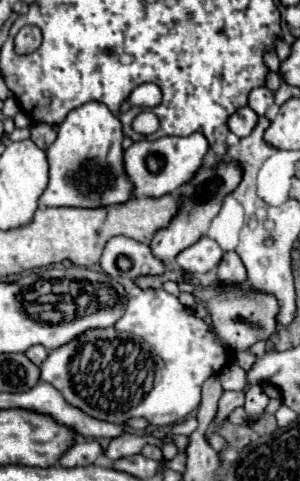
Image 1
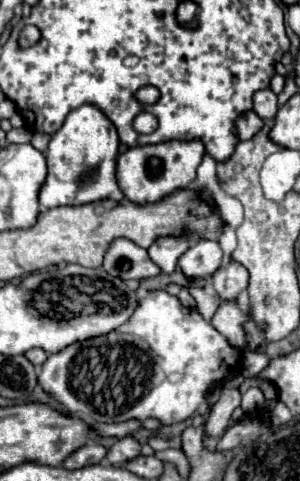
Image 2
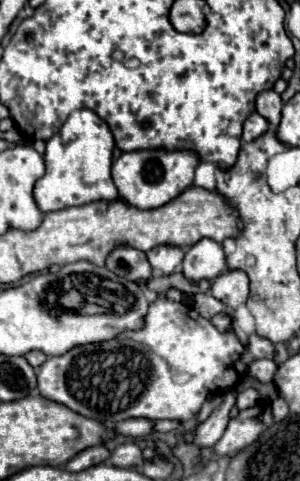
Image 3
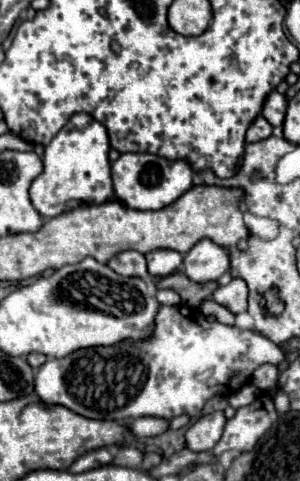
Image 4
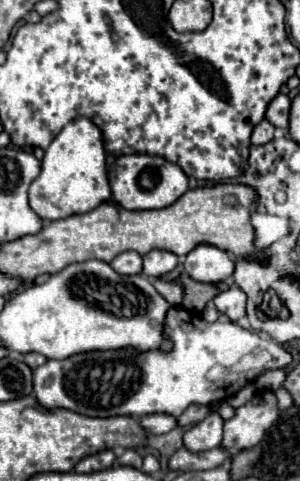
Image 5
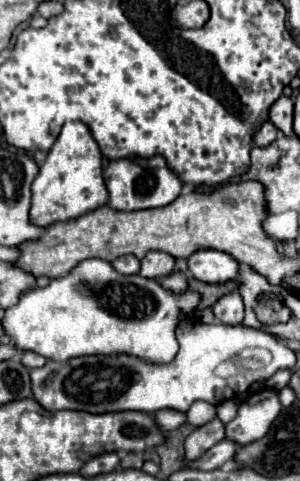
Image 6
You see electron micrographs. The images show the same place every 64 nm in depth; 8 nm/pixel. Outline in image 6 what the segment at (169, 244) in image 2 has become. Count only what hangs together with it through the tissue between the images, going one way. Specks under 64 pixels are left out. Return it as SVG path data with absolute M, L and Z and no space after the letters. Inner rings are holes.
M148 252L140 260L140 276L144 278L164 278L172 272L174 258L166 252Z

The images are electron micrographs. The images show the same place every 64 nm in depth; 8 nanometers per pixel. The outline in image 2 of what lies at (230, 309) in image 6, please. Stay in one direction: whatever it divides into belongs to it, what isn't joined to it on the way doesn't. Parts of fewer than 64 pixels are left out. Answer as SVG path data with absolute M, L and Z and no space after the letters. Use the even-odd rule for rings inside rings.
M224 262L224 266L212 276L212 286L220 300L234 302L240 292L248 288L248 270L236 262Z

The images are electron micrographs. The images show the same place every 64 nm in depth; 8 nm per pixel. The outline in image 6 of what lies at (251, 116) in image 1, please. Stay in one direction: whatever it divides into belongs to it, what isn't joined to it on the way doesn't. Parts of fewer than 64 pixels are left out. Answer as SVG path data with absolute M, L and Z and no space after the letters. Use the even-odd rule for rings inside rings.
M264 122L262 128L260 128L260 132L256 132L256 136L254 136L254 142L256 142L256 146L264 148L264 146L270 146L276 138L278 138L276 126L272 122Z

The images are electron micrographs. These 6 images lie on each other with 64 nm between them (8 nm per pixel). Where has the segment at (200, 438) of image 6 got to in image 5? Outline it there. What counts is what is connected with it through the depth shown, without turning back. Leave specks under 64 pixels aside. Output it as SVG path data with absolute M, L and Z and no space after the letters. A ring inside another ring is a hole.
M212 412L200 424L192 426L184 434L186 450L190 450L190 452L204 452L204 450L220 446L220 442L222 442L222 424L224 424L224 420L220 418L220 414Z

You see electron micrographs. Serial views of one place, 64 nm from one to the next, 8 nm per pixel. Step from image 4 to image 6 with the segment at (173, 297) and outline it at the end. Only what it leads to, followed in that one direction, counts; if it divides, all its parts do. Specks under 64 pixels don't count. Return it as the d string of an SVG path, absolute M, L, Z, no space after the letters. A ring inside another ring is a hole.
M174 272L162 280L158 280L160 284L164 284L164 288L172 288L176 292L184 292L188 290L188 278L182 274L182 272Z

